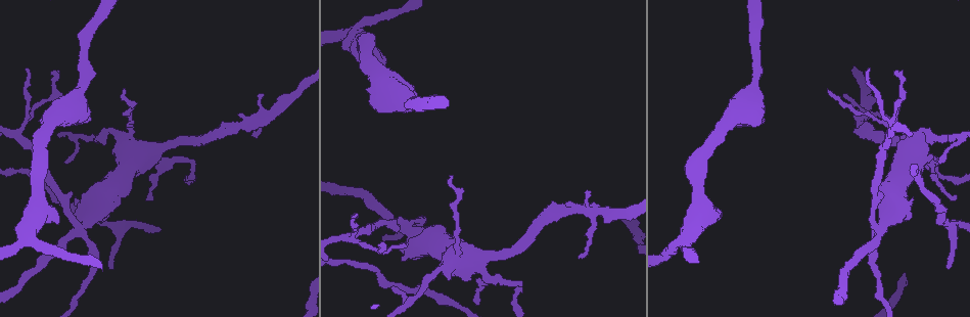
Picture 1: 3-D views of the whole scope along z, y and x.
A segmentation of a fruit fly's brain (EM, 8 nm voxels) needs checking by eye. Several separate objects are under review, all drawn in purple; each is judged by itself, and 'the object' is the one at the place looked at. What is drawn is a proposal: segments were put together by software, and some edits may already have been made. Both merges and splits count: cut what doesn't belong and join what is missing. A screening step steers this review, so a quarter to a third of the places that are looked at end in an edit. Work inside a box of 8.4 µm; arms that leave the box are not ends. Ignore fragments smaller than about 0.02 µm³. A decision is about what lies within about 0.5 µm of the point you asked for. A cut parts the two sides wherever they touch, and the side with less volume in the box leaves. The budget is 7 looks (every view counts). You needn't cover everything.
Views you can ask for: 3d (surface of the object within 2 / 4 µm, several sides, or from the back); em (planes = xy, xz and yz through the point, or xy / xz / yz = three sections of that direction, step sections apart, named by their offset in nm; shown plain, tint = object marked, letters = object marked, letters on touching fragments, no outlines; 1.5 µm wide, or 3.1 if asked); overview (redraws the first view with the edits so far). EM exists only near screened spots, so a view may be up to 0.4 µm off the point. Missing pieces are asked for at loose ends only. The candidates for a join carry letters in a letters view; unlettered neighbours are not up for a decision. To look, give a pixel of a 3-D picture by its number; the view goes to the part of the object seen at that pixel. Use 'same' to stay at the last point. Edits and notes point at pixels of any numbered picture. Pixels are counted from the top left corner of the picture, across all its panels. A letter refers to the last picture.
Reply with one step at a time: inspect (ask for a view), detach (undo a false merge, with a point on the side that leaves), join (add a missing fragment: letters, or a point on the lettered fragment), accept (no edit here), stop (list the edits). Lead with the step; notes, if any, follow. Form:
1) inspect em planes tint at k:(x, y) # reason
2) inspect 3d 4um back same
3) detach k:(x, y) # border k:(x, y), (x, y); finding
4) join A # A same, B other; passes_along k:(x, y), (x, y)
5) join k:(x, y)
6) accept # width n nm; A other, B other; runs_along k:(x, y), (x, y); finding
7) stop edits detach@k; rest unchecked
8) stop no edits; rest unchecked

inspect 3d 2um at 1:(478, 303) # thin end

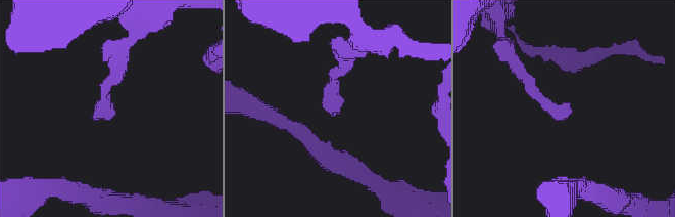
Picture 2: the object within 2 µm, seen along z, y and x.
inspect em yz step 8 letters at 2:(111, 115) # shape alone is not enough

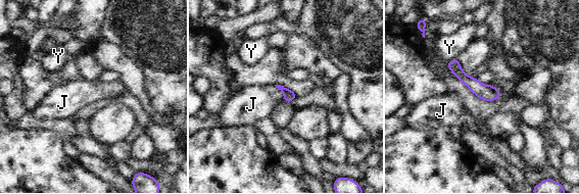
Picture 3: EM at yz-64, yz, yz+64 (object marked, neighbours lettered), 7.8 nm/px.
inspect em planes letters same # another direction

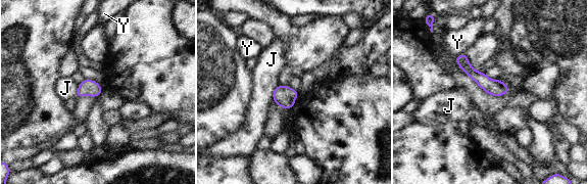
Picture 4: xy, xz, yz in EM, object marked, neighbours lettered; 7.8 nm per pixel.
accept # width 130 nm; J other, Y other; border 4:(278, 85), (273, 92), (272, 99); no lettered fragment goes on from it

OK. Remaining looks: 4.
inspect em yz step 8 tint at 1:(879, 226) # four arms meet

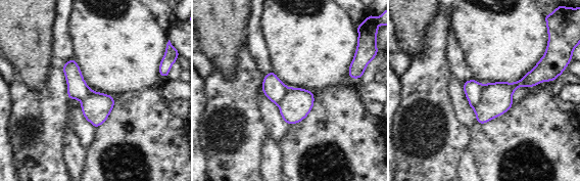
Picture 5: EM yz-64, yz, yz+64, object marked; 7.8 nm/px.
inspect em yz step 8 letters same

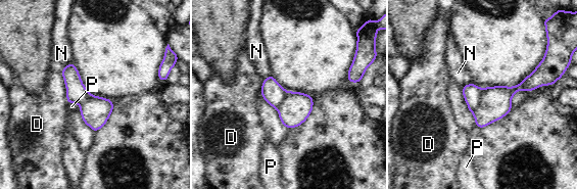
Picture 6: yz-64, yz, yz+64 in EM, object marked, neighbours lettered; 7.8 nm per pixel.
detach 6:(472, 94) # width 220 nm; D other, N other, P other; border 6:(482, 89), (479, 105), (473, 114); two neurons meet here

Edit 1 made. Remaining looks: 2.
stop edits detach@6; rest unchecked

